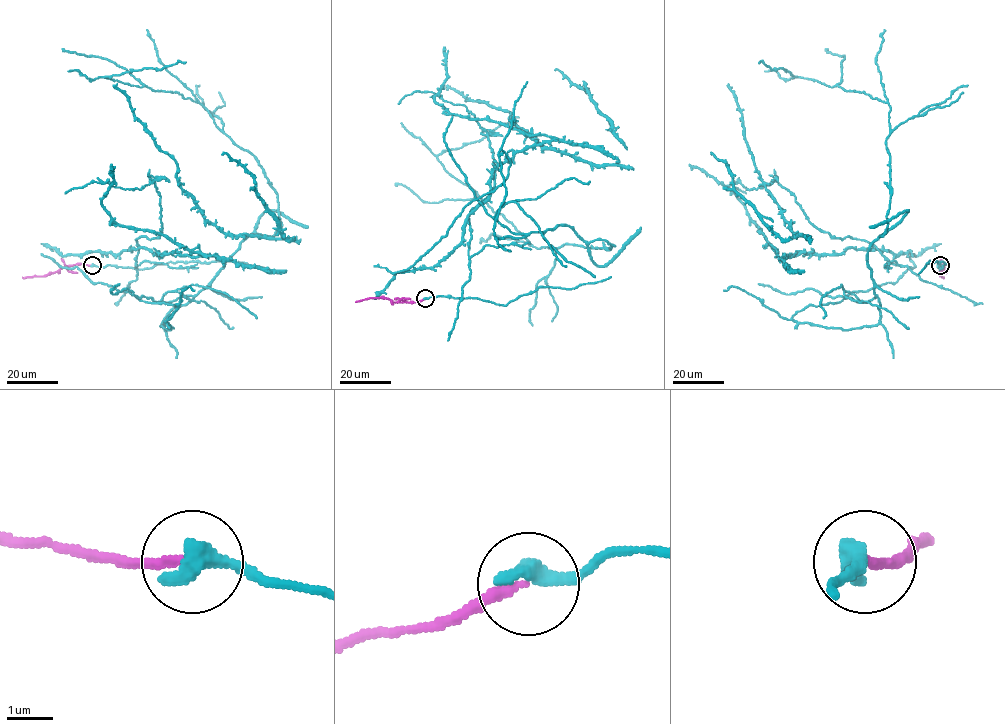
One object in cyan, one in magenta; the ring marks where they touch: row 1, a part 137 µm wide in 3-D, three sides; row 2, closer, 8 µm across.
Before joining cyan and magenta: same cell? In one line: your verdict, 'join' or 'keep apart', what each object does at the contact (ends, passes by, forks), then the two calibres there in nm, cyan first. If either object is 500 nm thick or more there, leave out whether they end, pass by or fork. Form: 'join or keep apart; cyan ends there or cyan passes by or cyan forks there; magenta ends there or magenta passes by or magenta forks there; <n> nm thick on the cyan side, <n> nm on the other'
join; 500 nm thick on the cyan side, 190 nm on the other

